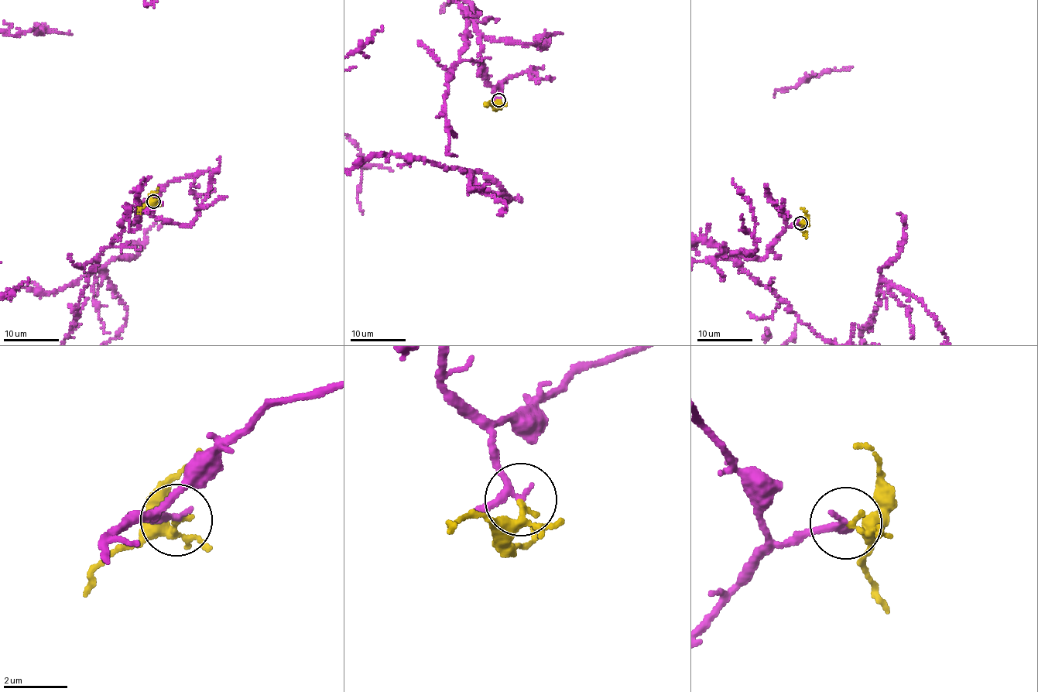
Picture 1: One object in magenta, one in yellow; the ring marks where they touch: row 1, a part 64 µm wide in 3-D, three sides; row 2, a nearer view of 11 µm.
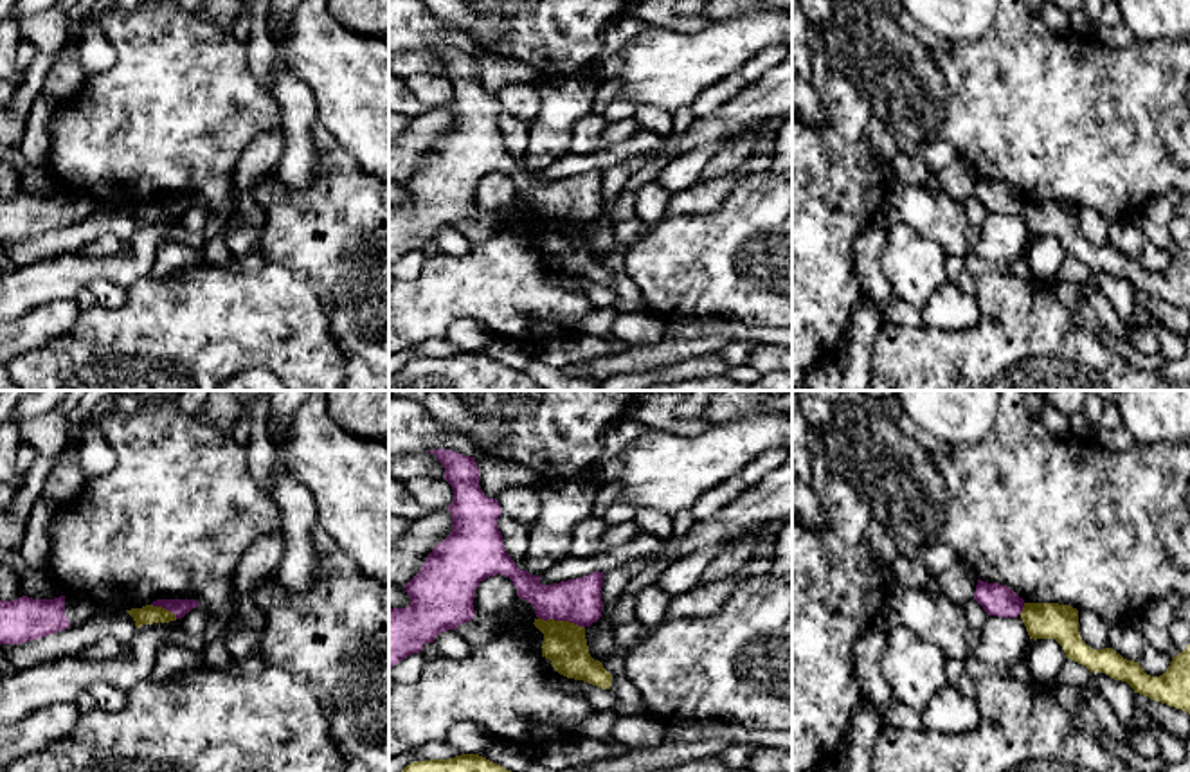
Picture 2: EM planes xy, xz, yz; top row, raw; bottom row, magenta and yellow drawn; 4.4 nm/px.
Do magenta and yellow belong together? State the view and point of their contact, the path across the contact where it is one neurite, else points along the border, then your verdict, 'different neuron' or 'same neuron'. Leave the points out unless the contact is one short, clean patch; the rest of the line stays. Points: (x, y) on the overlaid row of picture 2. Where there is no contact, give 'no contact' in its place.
meets magenta in xz at (562, 619); border along xz (539, 616), (544, 619), (573, 621), (584, 628); different neuron

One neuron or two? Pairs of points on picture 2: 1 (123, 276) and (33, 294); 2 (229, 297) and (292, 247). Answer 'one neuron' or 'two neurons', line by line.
1: one neuron
2: two neurons

